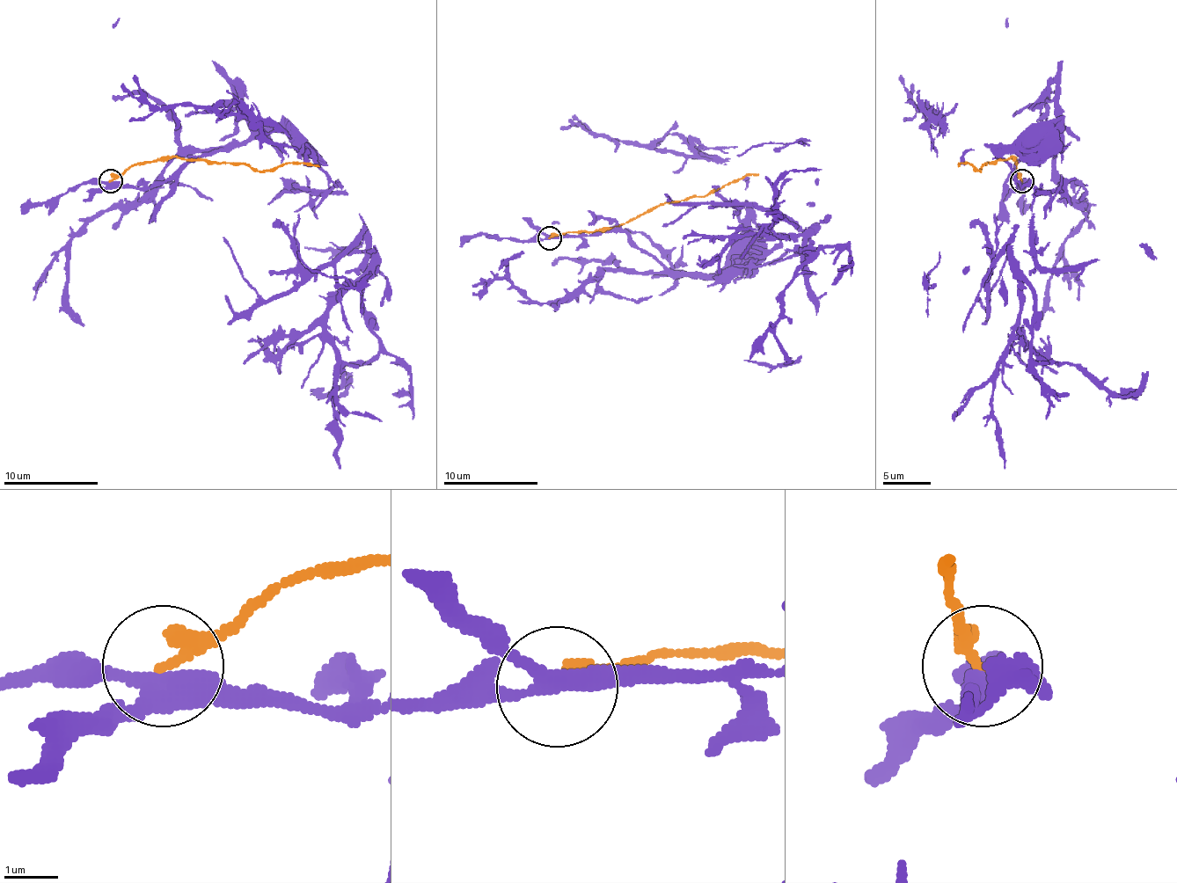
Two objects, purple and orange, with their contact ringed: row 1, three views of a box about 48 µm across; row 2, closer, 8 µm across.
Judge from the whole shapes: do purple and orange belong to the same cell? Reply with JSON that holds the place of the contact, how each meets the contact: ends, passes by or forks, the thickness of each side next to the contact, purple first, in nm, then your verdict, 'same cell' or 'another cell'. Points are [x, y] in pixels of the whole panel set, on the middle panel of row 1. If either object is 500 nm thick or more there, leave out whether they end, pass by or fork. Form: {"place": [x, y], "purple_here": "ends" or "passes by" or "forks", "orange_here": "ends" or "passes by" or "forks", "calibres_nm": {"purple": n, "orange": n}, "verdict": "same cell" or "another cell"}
{"place": [550, 237], "purple_here": "forks", "orange_here": "ends", "calibres_nm": {"purple": 320, "orange": 280}, "verdict": "another cell"}

